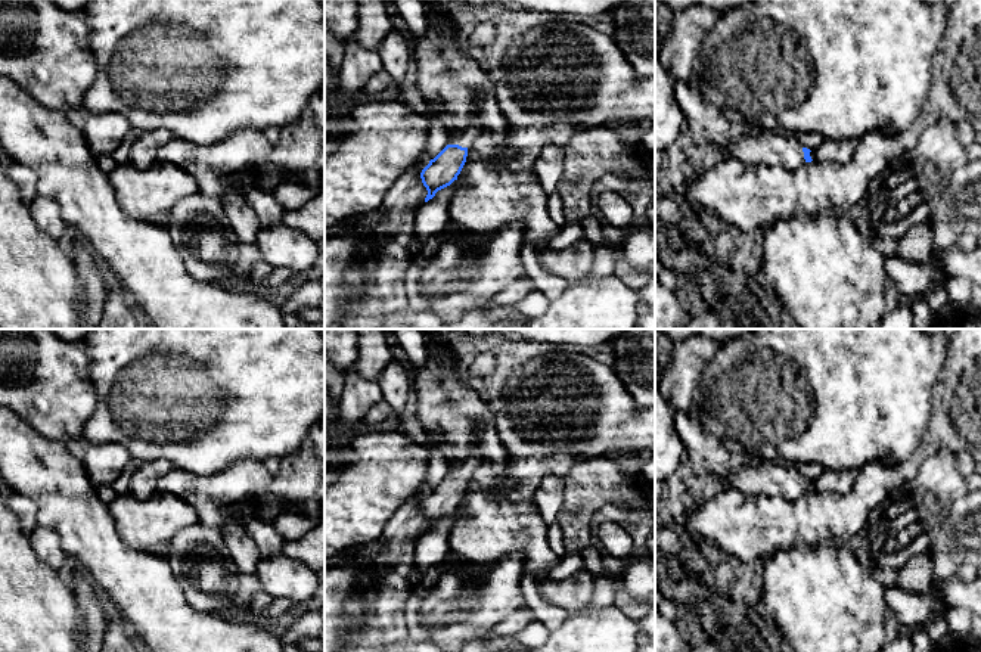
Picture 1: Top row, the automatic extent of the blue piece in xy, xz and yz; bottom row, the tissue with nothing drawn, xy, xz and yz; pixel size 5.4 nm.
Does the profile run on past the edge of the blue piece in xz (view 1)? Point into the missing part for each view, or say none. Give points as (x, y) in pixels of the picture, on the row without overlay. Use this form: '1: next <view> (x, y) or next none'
1: next xz (472, 463)

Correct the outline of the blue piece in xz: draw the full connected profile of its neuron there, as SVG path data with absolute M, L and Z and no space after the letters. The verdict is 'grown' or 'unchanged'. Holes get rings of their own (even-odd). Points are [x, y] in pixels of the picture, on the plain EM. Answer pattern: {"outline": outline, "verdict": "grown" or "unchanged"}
{"outline": "M469 457L457 466L456 475L447 475L429 491L420 503L422 513L428 521L425 533L432 530L438 521L457 510L457 506L466 493L468 478L479 468L479 460L476 457Z", "verdict": "grown"}

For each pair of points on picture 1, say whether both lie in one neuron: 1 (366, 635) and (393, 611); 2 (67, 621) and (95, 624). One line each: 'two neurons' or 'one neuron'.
1: one neuron
2: two neurons

